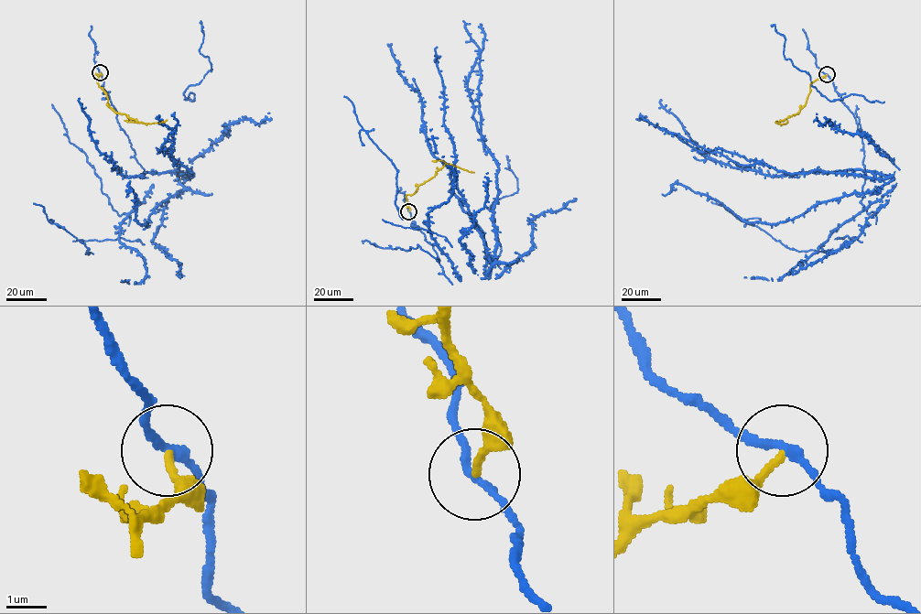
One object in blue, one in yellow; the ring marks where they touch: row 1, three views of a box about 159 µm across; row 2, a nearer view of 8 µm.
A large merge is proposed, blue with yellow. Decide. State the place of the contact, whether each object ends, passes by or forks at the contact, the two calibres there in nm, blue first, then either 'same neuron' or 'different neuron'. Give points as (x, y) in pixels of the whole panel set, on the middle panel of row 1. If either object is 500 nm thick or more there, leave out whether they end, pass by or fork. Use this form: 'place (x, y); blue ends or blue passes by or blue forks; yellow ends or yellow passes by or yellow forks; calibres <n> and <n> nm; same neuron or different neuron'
place (408, 211); blue passes by; yellow ends; calibres 180 and 170 nm; different neuron

